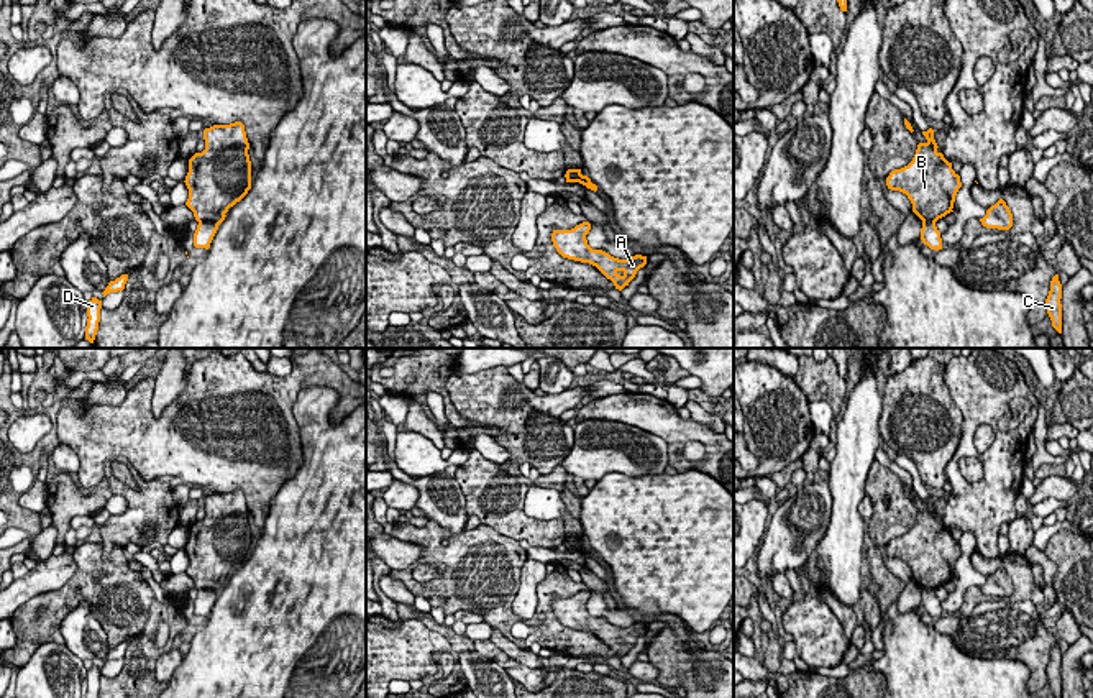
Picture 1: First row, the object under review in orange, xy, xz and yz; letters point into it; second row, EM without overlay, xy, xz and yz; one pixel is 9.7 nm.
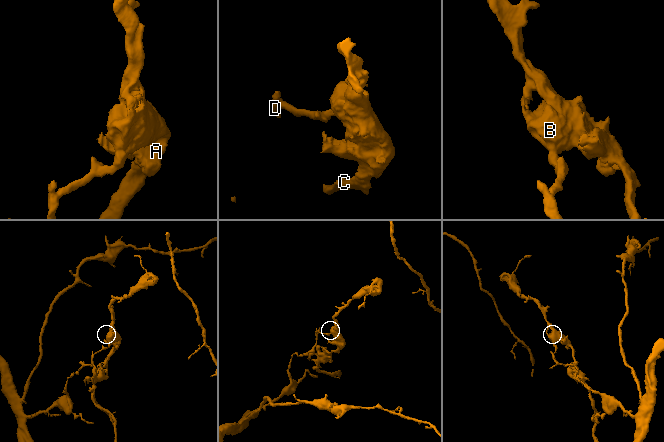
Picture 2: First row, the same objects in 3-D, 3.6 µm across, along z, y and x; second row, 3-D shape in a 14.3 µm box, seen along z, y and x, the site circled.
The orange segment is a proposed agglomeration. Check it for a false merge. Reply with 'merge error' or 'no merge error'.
merge error

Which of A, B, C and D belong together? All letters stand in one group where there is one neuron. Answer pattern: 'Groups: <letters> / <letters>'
Groups: A B C / D

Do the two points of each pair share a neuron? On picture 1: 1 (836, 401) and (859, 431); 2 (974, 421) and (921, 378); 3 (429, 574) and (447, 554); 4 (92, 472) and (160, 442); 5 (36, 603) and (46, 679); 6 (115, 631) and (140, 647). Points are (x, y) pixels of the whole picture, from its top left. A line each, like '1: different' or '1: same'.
1: different
2: different
3: different
4: same
5: different
6: different

